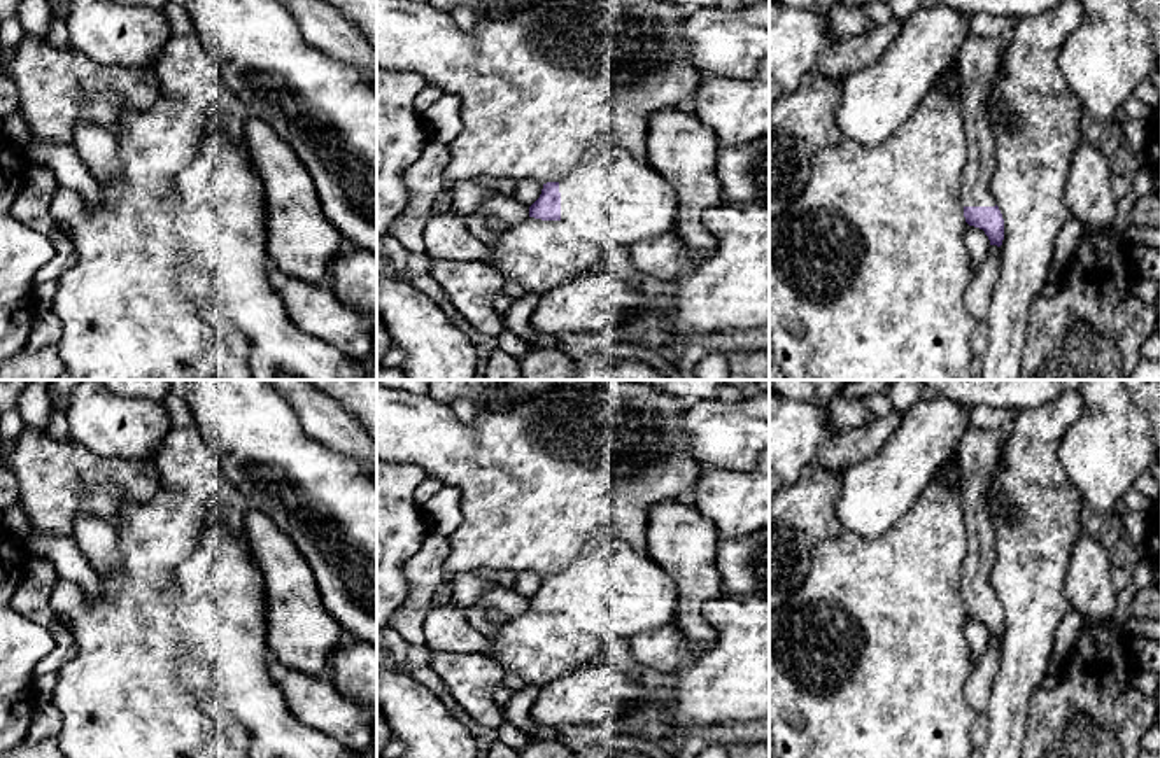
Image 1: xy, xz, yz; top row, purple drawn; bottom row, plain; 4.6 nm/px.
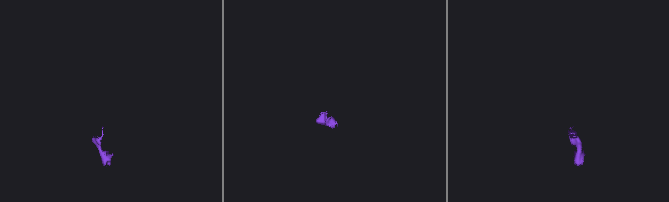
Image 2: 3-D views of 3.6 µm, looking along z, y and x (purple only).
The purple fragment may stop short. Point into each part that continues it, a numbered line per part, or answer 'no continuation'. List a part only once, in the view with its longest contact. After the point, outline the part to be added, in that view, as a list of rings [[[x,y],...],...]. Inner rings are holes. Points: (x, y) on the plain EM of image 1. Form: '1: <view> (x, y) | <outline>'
1: yz (978, 452) | [[[969,429],[957,448],[960,502],[965,511],[969,551],[962,567],[964,599],[995,599],[988,579],[995,560],[995,532],[988,513],[988,487],[1001,459],[1008,431]]]

